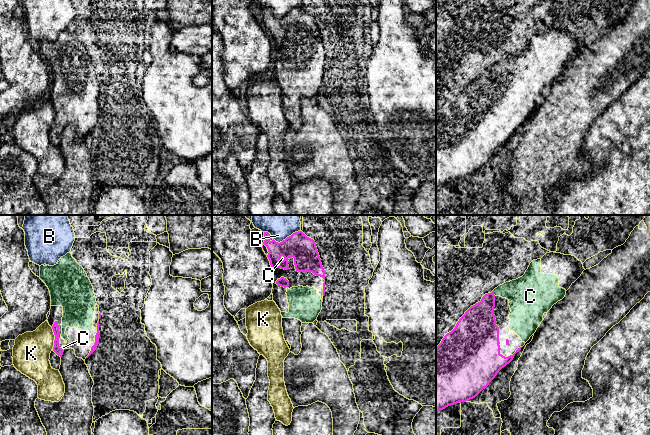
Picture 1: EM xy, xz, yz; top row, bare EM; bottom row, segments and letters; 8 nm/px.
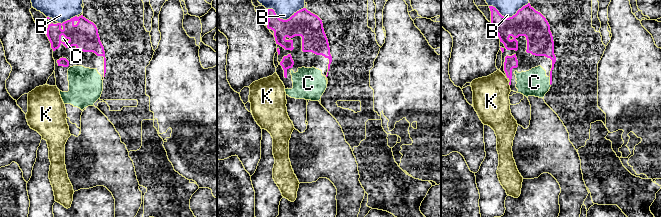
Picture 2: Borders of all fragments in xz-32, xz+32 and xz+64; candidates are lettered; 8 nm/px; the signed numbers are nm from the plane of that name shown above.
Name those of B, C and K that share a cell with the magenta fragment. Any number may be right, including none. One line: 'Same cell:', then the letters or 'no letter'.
Same cell: C

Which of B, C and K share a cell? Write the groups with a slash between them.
B / C / K

